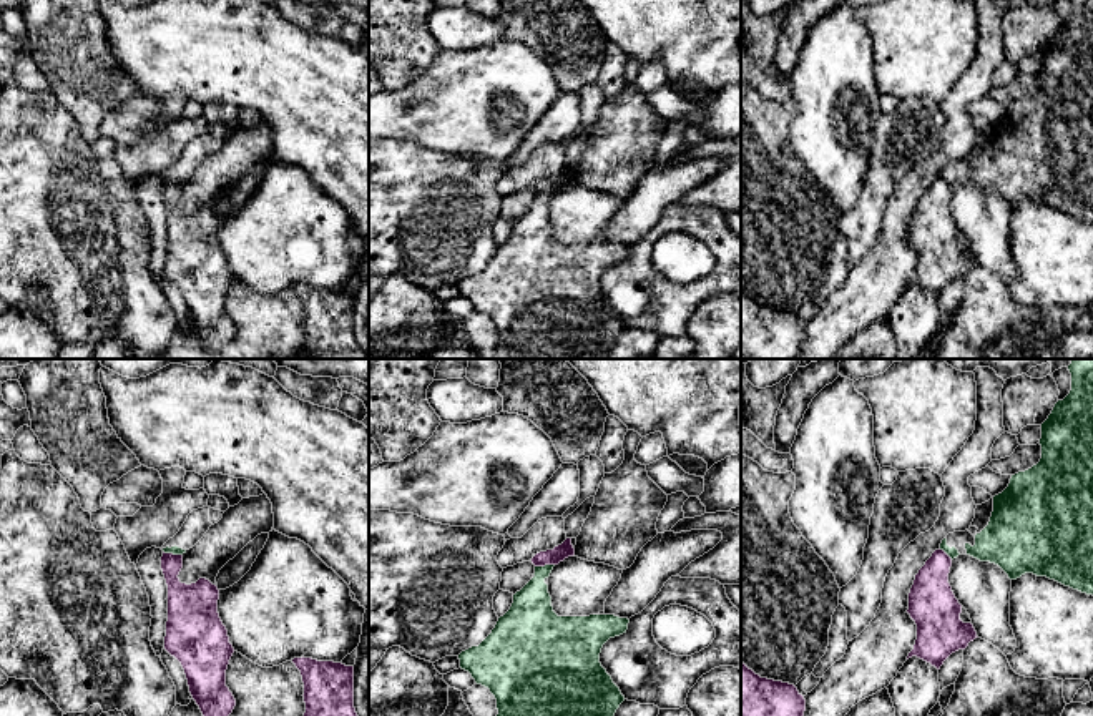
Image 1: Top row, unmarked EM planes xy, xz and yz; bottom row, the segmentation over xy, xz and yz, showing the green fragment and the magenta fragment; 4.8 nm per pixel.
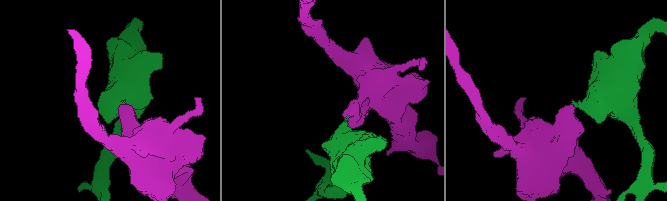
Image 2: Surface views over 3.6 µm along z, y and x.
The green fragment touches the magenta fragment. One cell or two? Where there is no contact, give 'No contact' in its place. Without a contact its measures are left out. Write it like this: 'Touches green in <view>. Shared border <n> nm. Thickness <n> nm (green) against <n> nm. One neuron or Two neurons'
Touches green in xz. Shared border 100 nm. Thickness 220 nm (green) against 80 nm. Two neurons

